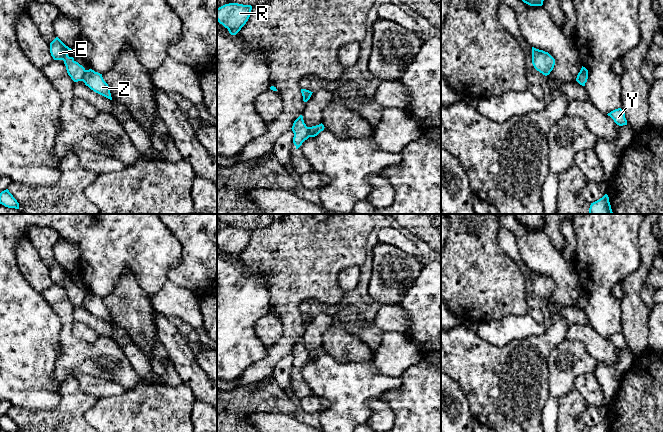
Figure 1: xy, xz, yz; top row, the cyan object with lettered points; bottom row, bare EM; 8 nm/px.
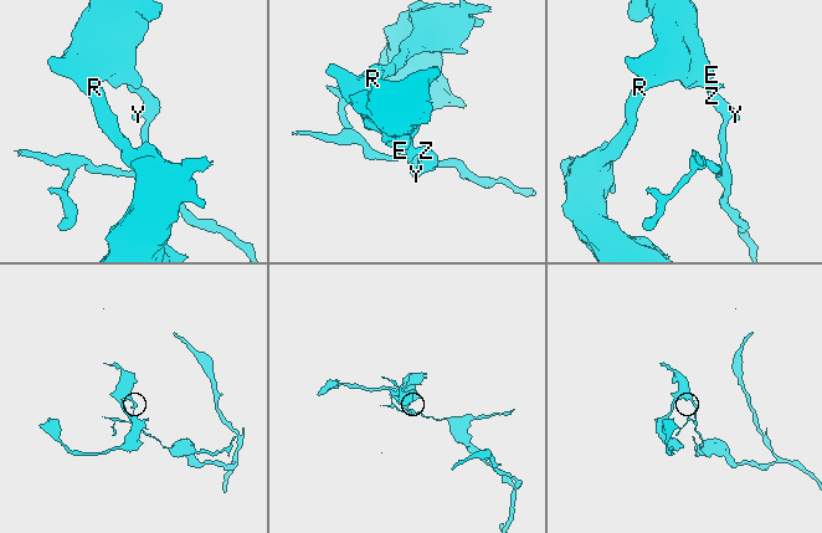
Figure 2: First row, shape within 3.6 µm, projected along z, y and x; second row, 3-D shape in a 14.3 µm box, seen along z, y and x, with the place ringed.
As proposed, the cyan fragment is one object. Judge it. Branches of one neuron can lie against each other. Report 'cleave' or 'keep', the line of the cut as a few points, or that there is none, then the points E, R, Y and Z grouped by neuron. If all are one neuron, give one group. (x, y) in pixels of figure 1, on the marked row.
cleave; cut xy (86, 70), (81, 80); groups E R / Y Z

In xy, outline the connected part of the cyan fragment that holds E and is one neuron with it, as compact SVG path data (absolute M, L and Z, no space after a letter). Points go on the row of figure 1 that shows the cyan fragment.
M58 37L50 43L50 53L53 59L64 61L67 73L74 82L82 81L86 70L73 57L68 56L69 52L73 52L73 50L66 46Z

